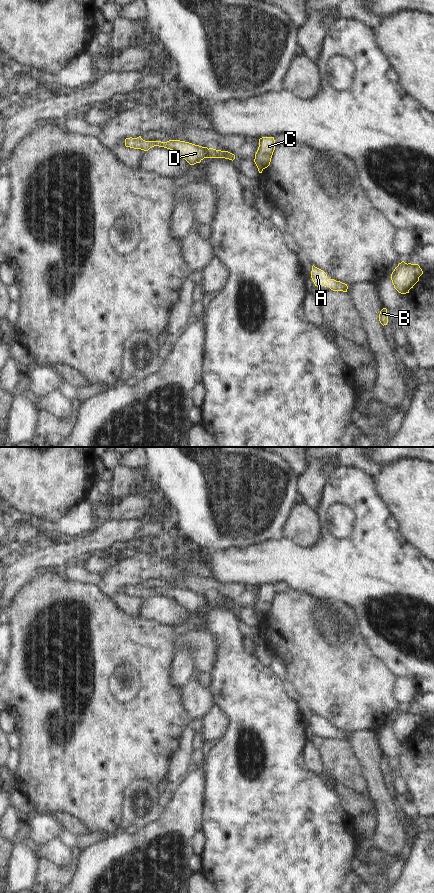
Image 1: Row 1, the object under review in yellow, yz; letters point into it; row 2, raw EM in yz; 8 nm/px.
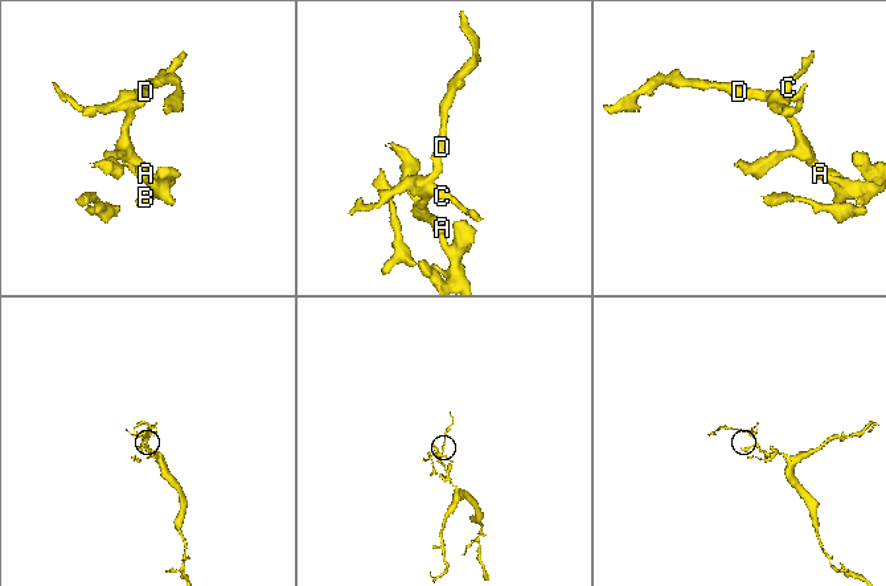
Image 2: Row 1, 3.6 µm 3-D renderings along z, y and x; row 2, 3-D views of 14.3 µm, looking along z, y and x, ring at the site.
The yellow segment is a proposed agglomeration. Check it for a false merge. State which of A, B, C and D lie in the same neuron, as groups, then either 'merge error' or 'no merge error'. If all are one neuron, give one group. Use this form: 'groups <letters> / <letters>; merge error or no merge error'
groups A B C D; no merge error

